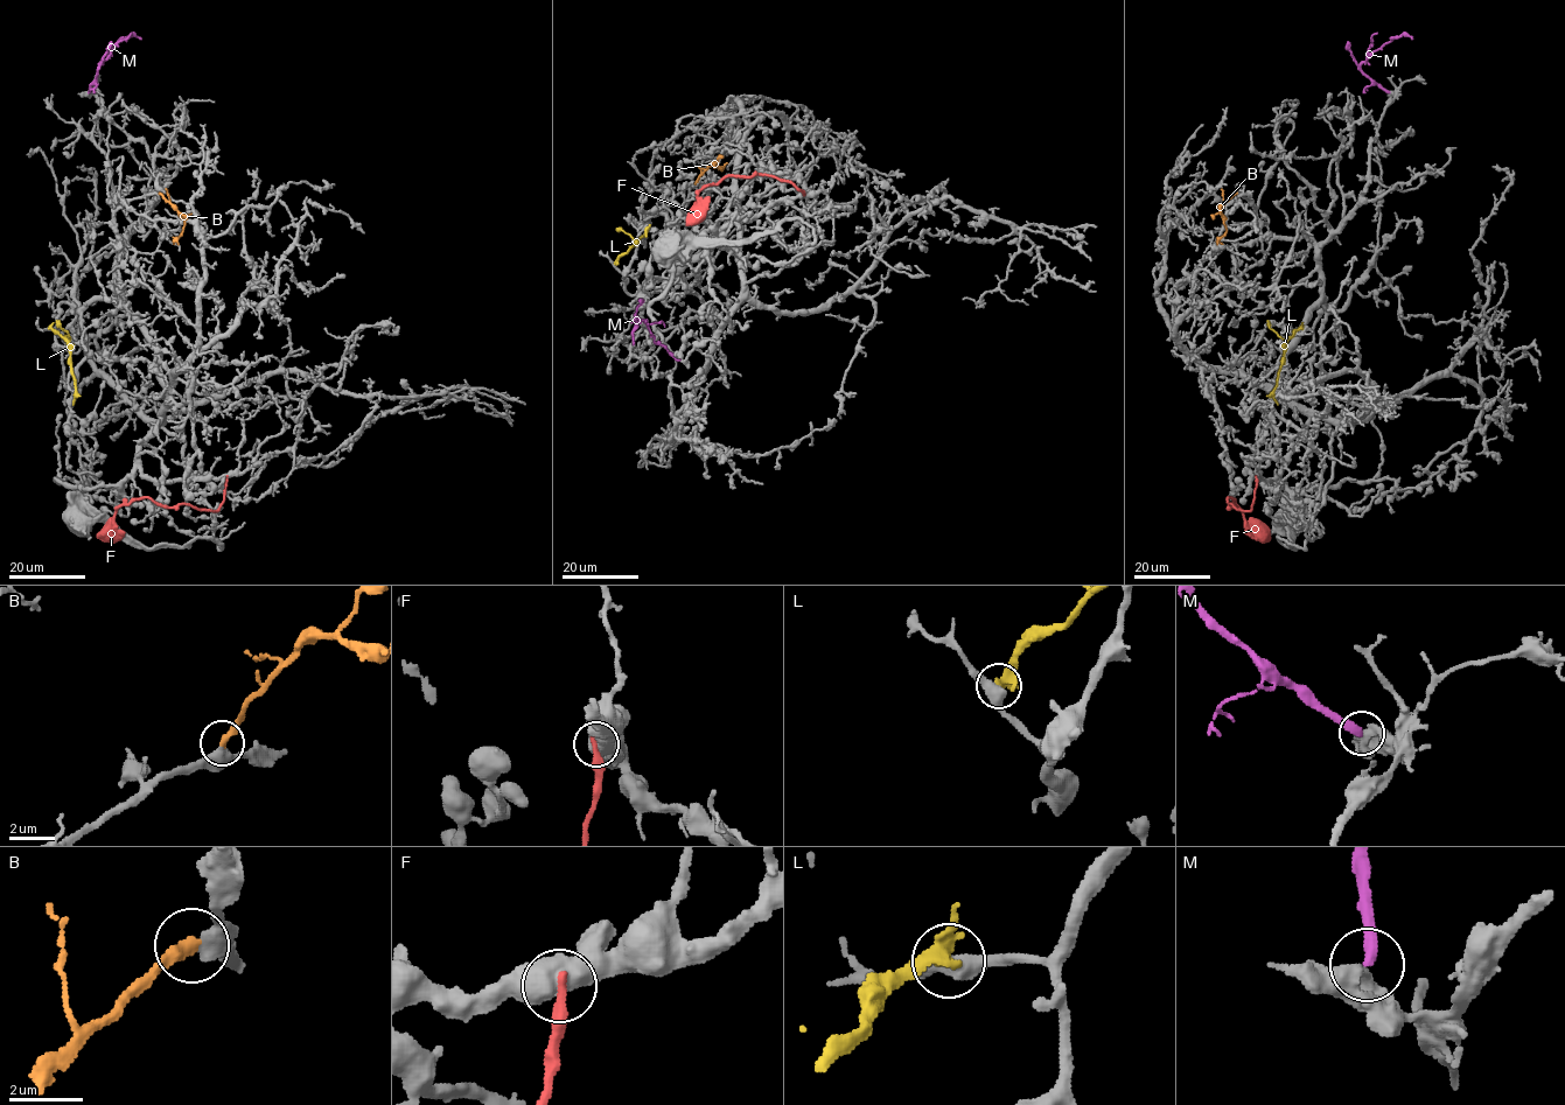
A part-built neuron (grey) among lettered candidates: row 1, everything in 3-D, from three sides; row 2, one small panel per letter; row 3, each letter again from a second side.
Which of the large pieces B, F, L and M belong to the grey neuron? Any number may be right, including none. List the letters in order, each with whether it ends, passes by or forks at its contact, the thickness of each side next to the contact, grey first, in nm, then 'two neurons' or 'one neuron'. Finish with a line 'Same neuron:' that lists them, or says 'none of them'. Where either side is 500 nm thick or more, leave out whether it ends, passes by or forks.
B: it ends | 400/360 nm | one neuron
F: 600/320 nm | two neurons
L: it passes by | 440/300 nm | two neurons
M: 500/360 nm | two neurons
Same neuron: B

